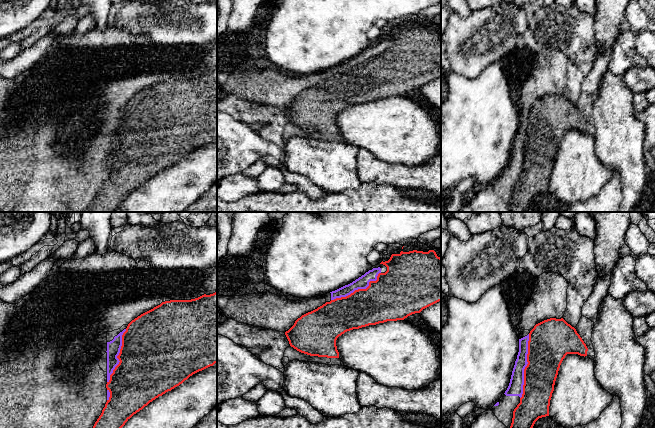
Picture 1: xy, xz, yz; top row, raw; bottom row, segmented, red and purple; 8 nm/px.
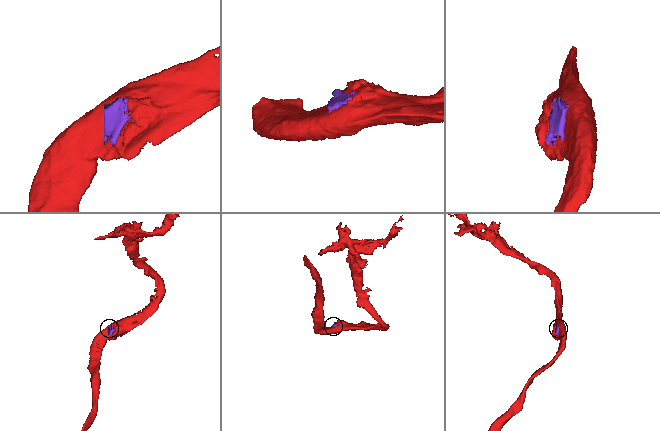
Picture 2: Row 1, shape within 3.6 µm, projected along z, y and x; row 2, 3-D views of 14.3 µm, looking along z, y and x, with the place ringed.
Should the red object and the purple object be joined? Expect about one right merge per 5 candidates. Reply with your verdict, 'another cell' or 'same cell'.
another cell

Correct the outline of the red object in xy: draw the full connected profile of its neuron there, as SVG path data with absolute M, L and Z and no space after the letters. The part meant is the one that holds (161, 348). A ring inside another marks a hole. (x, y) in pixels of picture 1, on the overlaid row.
M217 292L191 300L170 300L132 320L122 335L119 364L106 384L110 397L93 428L122 428L150 402L182 384L193 374L217 363Z

